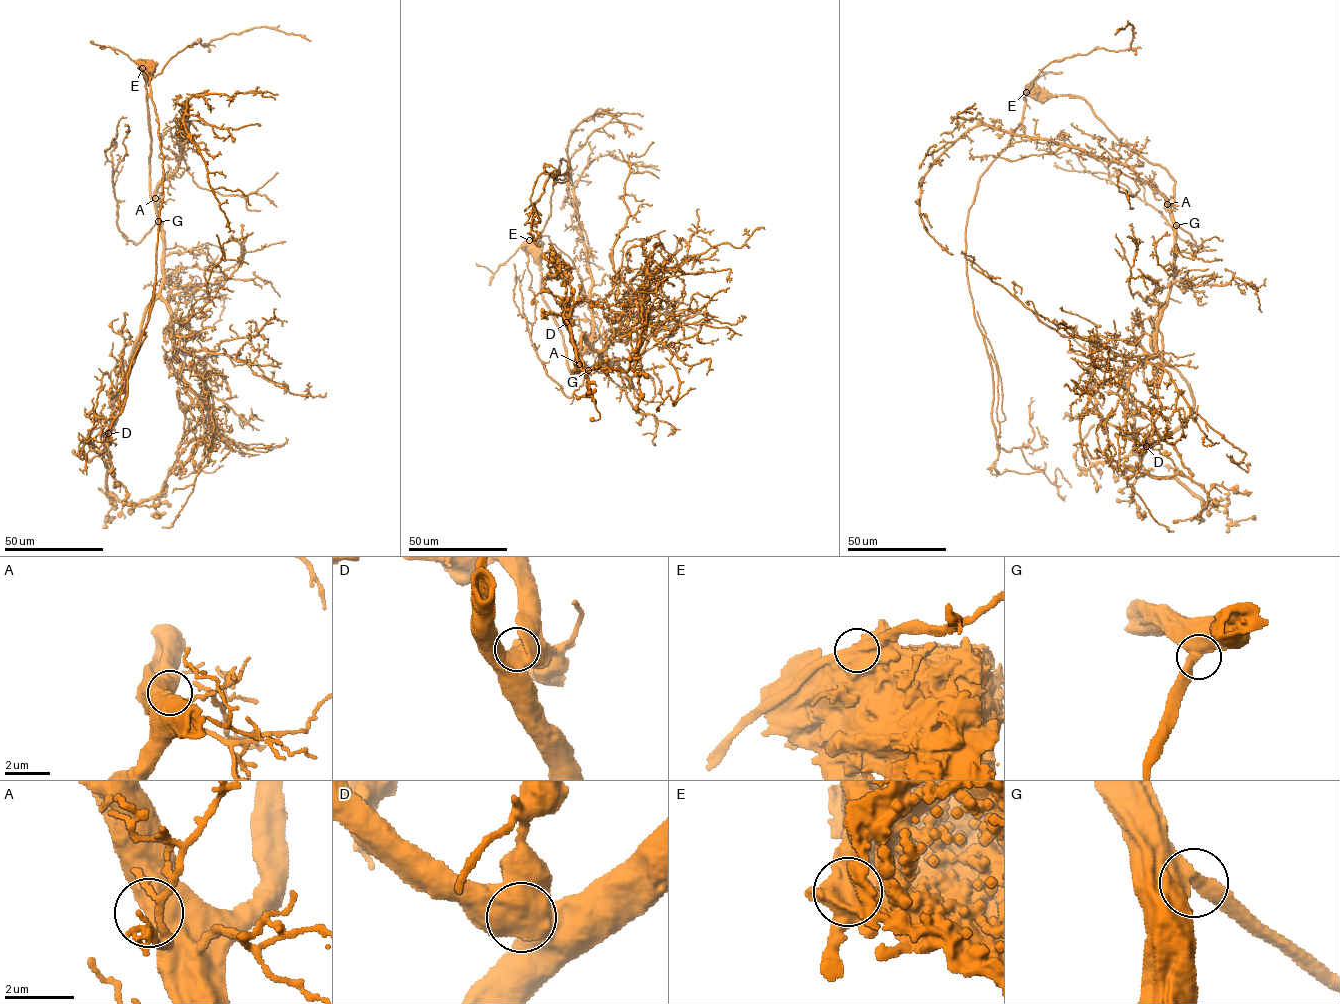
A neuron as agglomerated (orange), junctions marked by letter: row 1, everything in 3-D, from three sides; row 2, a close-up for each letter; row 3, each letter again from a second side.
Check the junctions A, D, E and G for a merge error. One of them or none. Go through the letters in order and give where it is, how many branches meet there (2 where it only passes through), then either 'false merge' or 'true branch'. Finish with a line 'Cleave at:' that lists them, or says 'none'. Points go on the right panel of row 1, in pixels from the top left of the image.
A: (1167, 204) | 1 | true branch
D: (1146, 446) | 2 | true branch
E: (1026, 92) | 1 | false merge
G: (1176, 225) | 2 | true branch
Cleave at: E

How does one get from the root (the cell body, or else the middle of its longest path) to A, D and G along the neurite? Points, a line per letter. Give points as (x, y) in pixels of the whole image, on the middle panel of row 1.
A: (535, 248), (541, 272), (542, 298), (562, 336), (566, 364), (571, 376), (579, 364)
D: (535, 248), (542, 298), (571, 376), (601, 361), (582, 335), (583, 366), (573, 371), (566, 322)
G: (535, 248), (541, 272), (542, 298), (562, 336), (566, 364), (571, 376), (581, 367), (588, 370)

